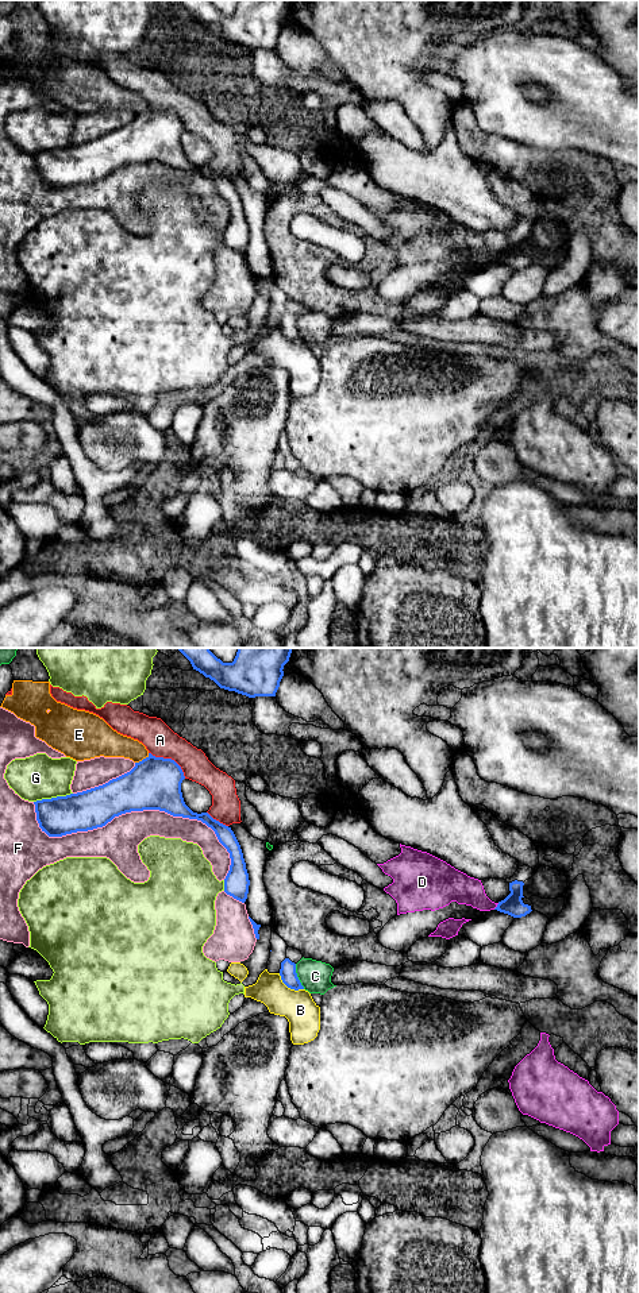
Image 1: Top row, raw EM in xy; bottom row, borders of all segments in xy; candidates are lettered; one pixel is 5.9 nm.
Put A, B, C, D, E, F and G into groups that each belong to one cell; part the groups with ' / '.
A / B F / C / D / E / G

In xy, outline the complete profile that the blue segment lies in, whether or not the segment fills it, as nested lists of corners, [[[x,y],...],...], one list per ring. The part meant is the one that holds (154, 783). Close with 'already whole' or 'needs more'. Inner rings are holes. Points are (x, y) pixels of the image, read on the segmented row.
[[[151,753],[135,767],[108,783],[66,796],[34,802],[36,821],[49,837],[62,837],[105,826],[115,817],[131,811],[159,810],[173,817],[197,819],[211,827],[231,858],[224,892],[245,903],[249,873],[240,845],[231,827],[208,813],[193,813],[184,802],[181,767],[172,759]]]; already whole

